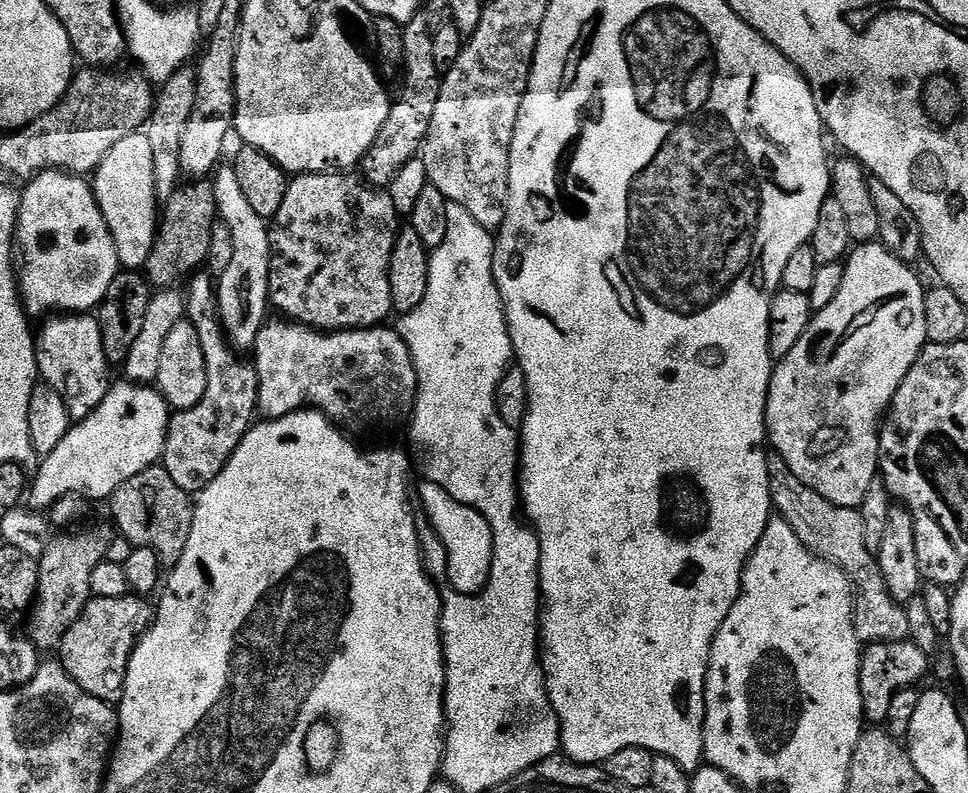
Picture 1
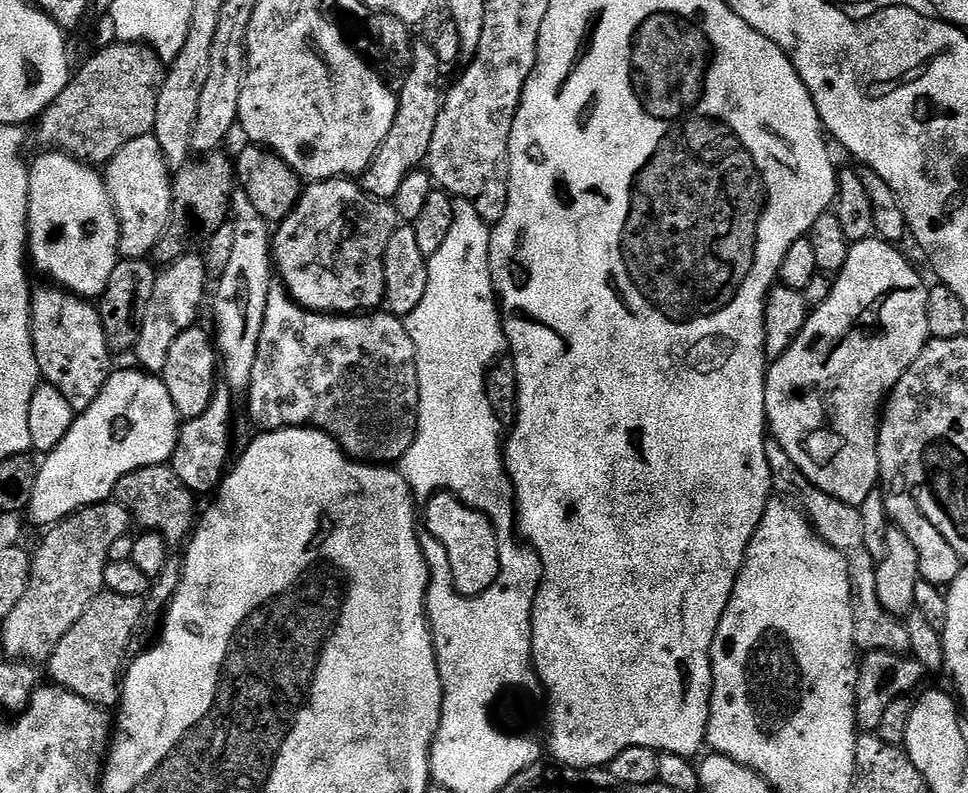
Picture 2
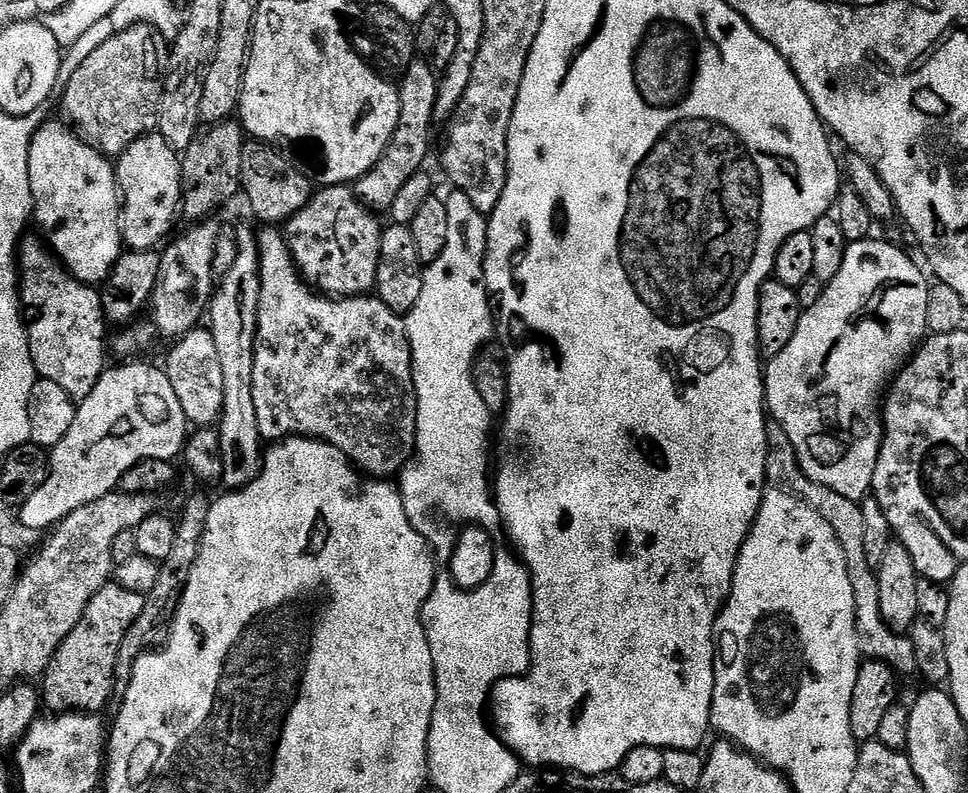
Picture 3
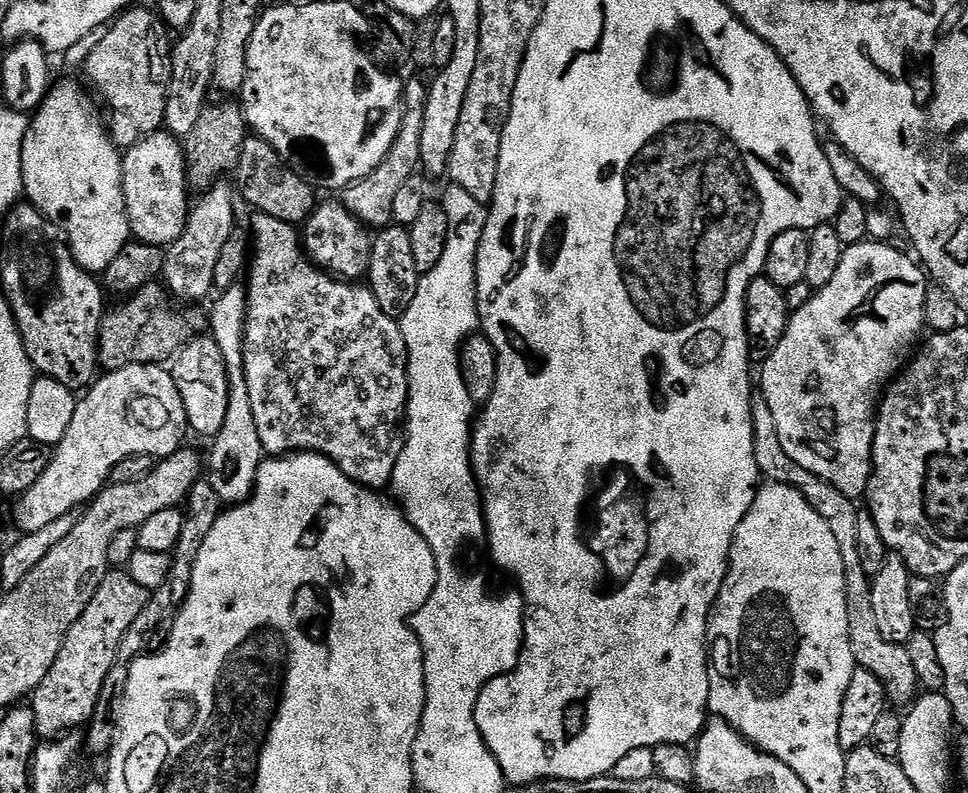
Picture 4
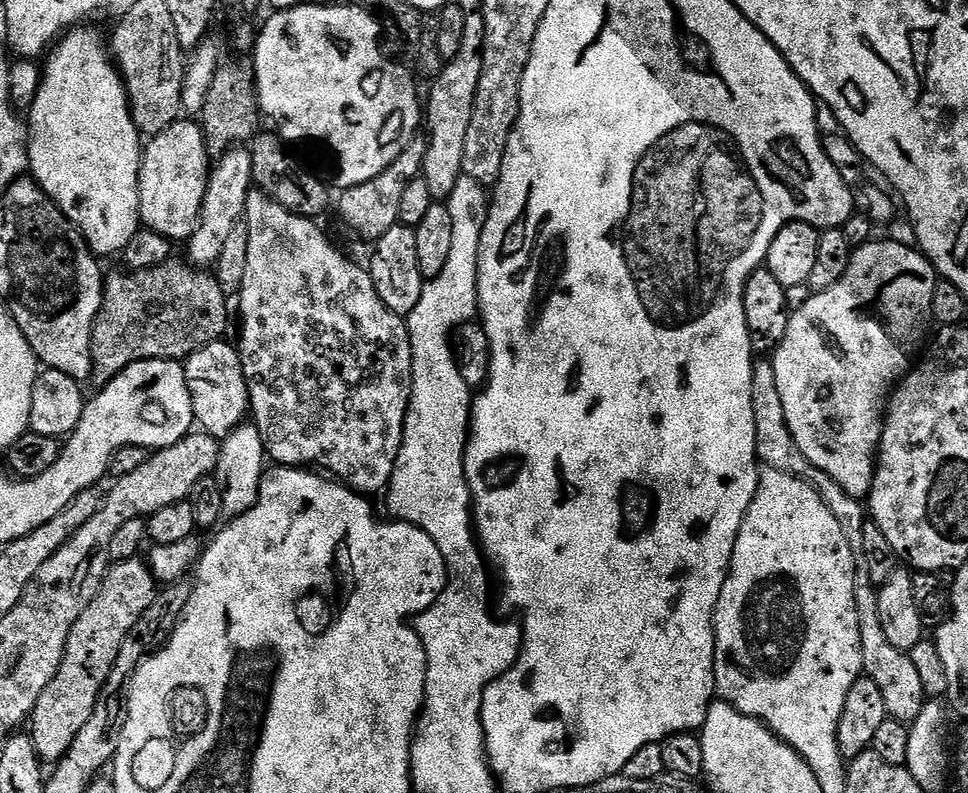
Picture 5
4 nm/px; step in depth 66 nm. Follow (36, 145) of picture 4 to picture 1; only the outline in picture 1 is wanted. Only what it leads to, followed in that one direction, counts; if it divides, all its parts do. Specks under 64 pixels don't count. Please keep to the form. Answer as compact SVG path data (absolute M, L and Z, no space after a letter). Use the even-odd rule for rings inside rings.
M41 172L23 189L16 219L15 247L18 249L18 287L29 317L47 317L48 308L64 314L88 314L99 309L110 290L110 282L122 270L120 255L96 201L91 183L71 172Z

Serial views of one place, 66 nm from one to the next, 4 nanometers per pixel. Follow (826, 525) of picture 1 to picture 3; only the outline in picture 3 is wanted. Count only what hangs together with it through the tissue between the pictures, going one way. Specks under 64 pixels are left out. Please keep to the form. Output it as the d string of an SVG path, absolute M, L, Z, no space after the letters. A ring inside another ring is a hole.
M769 419L768 427L768 478L769 481L780 485L782 488L797 495L826 518L828 524L835 531L844 553L848 560L848 573L851 574L850 582L854 586L856 604L857 632L860 635L861 653L868 660L883 660L885 664L892 665L893 669L912 668L915 648L911 639L892 632L880 617L878 610L878 584L873 565L868 560L866 548L866 518L857 501L848 499L837 491L830 490L821 484L816 484L800 469L796 461L796 452L792 448L790 438L782 430L777 420Z

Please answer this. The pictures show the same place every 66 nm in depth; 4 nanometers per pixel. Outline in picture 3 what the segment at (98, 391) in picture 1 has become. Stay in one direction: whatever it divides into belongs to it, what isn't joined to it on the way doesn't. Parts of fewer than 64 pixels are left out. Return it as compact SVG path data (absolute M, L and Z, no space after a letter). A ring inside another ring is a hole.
M25 235L22 240L22 247L18 252L18 287L20 289L22 315L28 330L30 354L37 373L43 379L58 382L58 386L62 386L72 396L73 400L79 402L87 398L90 390L94 390L98 378L104 373L106 367L106 361L104 361L106 321L102 295L93 285L83 284L80 279L73 276L57 259L51 247L39 235L36 236Z

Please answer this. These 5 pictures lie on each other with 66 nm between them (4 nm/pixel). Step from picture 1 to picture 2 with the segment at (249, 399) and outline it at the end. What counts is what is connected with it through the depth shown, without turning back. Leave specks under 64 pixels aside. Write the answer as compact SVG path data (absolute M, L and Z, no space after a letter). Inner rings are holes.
M217 387L206 410L198 417L185 419L180 425L170 466L174 474L182 478L182 486L189 488L193 494L215 493L226 475L230 464L228 455L232 452L232 396L234 392L231 387Z

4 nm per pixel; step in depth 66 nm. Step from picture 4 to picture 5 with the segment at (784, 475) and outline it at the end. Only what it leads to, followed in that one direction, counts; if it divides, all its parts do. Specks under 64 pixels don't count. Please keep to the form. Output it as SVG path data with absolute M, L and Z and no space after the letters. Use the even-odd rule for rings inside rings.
M759 359L753 363L751 378L751 401L753 402L755 434L756 434L756 452L757 457L769 468L779 470L790 476L797 476L807 481L816 489L816 492L823 501L830 506L831 513L837 519L842 528L846 540L851 546L851 553L855 556L856 568L870 570L867 565L867 559L864 556L863 535L865 526L868 523L868 516L863 503L852 495L846 494L835 482L830 474L819 470L804 454L799 450L798 444L794 442L793 435L790 434L789 424L786 422L785 411L782 405L782 398L779 397L777 378L774 376L771 361Z

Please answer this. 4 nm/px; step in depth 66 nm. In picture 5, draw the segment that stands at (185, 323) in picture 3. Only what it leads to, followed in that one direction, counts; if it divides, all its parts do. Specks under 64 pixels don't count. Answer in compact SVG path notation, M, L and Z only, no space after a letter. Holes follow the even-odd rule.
M243 145L230 148L223 156L217 159L216 165L208 175L206 197L203 198L202 210L199 214L199 224L195 233L186 242L189 261L197 267L215 265L221 256L223 244L227 236L234 230L236 223L243 217L246 198L253 189L253 156L251 149Z

